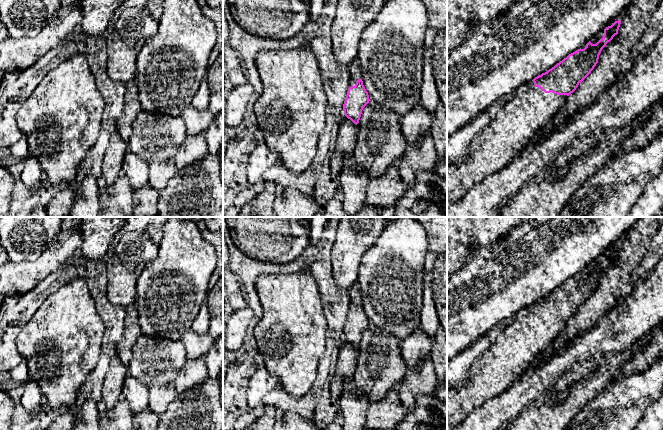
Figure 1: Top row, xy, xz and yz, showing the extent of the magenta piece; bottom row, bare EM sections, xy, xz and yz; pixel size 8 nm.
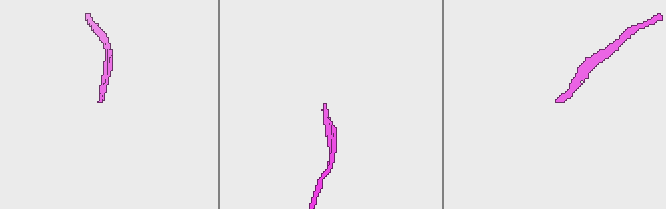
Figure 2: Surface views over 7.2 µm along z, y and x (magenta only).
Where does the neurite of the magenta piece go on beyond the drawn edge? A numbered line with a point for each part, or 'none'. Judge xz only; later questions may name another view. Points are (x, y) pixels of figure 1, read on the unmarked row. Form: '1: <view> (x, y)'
1: xz (355, 297)

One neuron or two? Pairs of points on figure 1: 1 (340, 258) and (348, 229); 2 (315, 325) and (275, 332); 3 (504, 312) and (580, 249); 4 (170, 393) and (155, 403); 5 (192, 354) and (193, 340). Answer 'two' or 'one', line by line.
1: one
2: one
3: one
4: one
5: one

